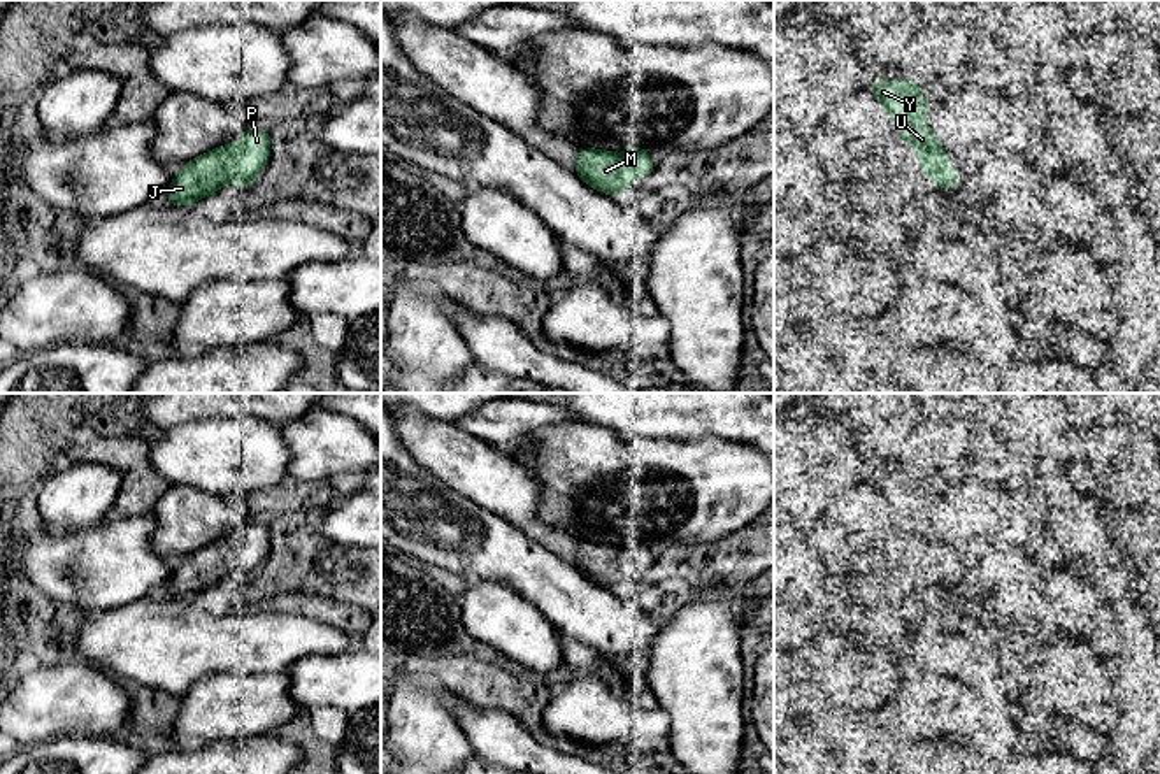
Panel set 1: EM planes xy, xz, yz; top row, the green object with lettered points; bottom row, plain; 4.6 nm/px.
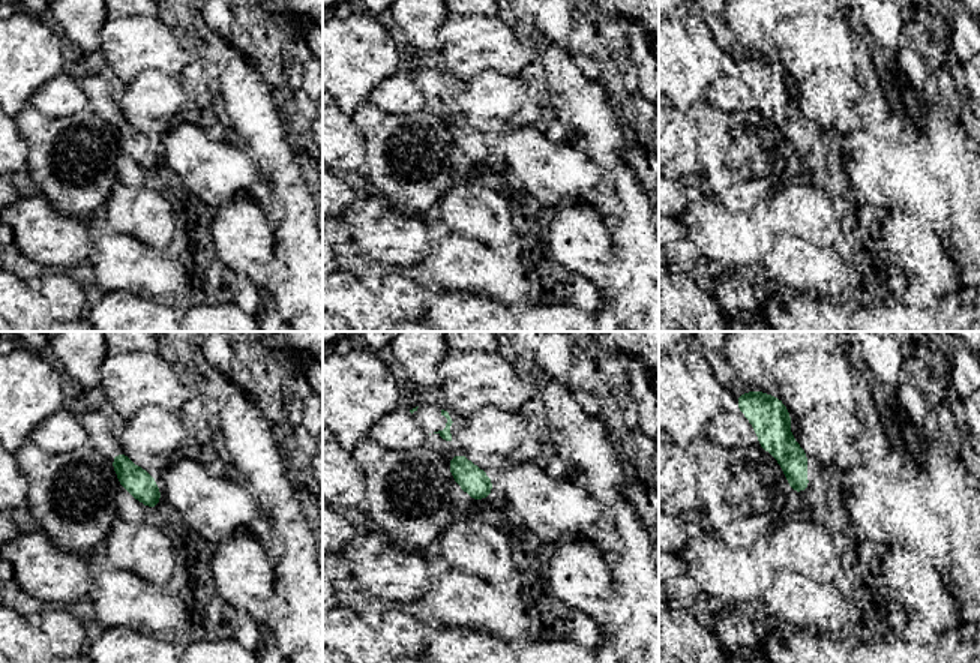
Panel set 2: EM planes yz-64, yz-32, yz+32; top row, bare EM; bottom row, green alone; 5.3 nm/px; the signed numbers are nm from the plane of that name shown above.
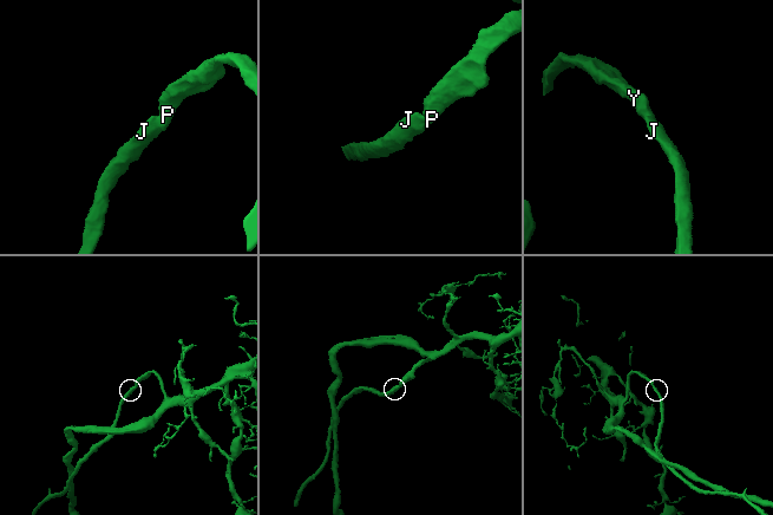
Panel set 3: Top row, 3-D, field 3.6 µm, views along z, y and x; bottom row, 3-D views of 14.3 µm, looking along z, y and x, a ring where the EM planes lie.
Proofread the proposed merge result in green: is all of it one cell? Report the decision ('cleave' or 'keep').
keep

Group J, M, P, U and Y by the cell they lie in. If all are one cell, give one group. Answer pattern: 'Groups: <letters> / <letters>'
Groups: J M P U Y

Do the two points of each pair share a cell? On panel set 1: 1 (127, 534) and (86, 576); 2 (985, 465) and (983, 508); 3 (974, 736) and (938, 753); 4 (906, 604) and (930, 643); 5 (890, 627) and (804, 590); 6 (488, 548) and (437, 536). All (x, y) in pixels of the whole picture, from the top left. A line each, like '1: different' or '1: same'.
1: same
2: different
3: different
4: different
5: different
6: same

